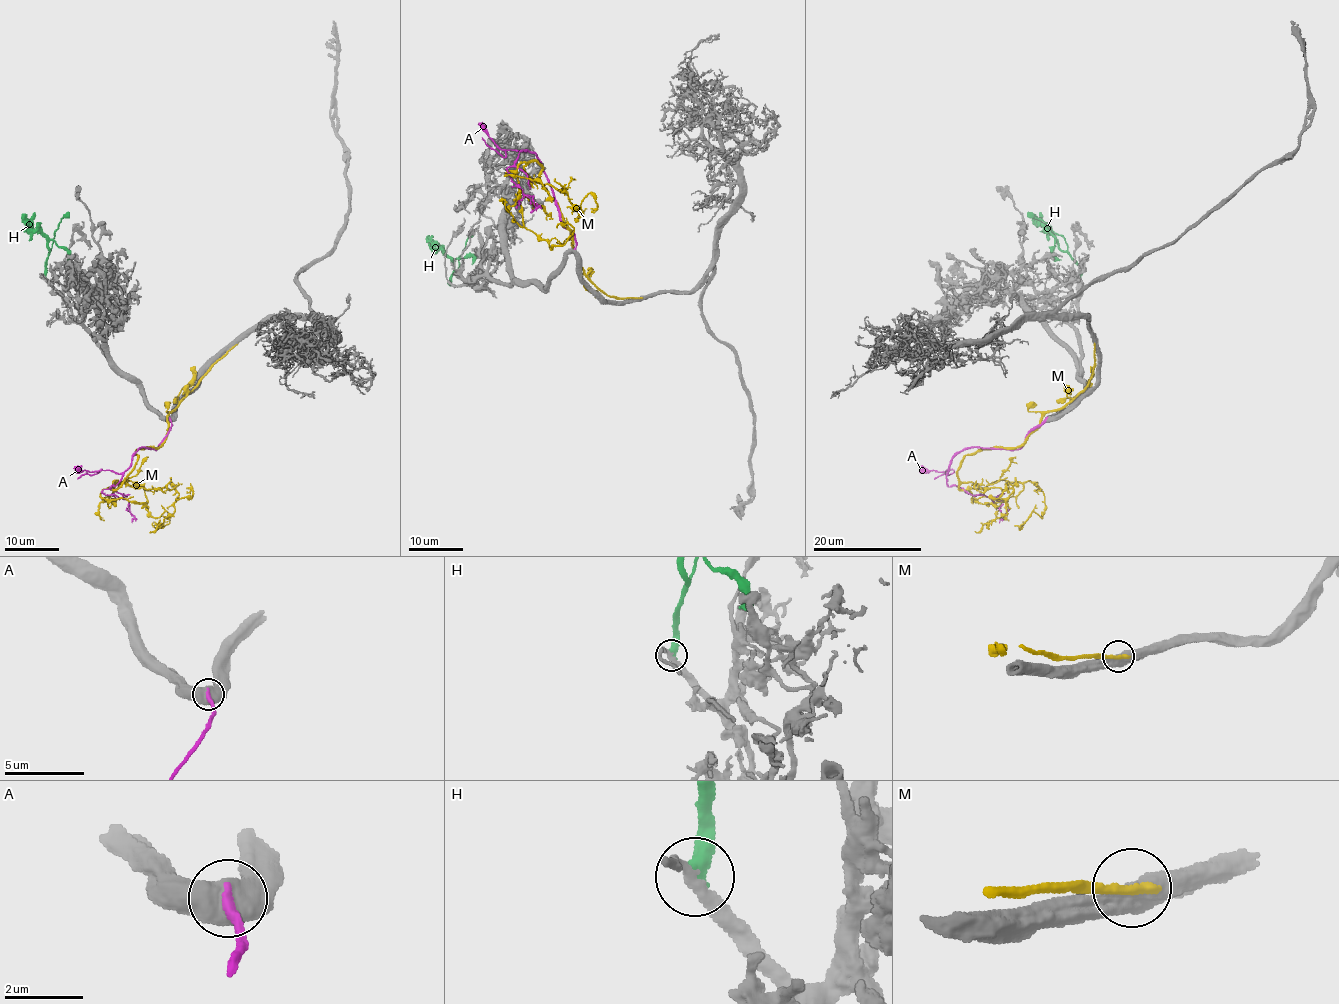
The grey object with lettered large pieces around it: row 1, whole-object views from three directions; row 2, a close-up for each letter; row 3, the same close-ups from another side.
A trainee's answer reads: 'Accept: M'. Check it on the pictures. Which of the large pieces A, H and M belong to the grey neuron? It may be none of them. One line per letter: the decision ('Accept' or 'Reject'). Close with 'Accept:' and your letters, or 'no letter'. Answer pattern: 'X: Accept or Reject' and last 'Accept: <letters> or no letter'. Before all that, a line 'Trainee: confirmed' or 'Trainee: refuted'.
Trainee: refuted
A: Reject
H: Accept
M: Reject
Accept: H

